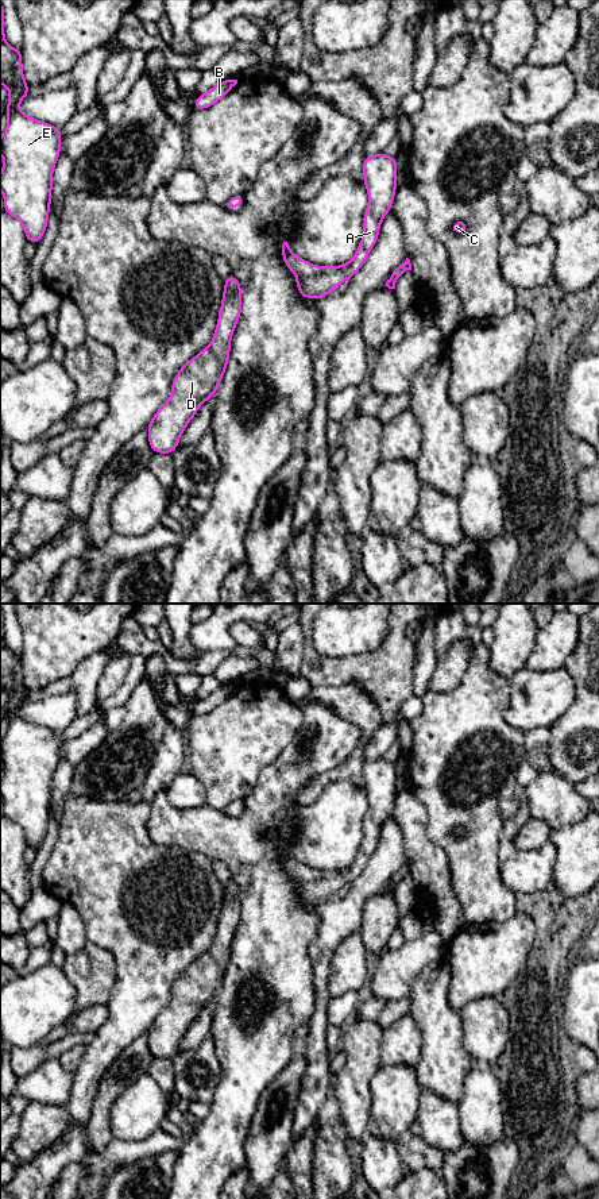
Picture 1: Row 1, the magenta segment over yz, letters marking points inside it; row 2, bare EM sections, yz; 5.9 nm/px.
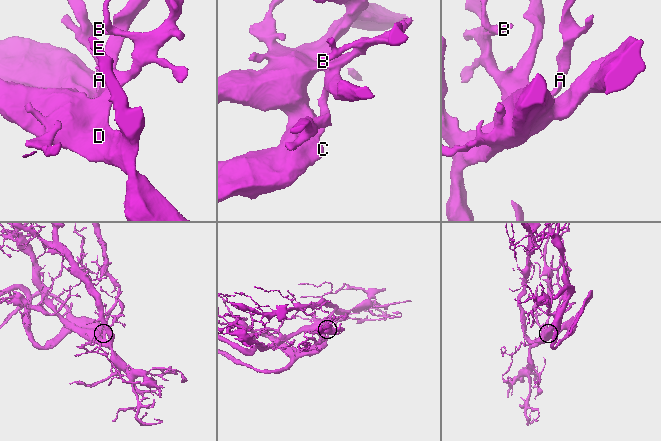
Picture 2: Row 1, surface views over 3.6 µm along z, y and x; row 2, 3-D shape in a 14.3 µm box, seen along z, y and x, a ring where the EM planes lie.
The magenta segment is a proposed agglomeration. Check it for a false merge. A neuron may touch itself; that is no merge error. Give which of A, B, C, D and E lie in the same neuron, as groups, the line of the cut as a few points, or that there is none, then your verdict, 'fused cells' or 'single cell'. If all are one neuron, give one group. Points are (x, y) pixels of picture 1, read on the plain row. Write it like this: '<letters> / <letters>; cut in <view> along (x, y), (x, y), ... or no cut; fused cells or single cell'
A B C D E; no cut; single cell

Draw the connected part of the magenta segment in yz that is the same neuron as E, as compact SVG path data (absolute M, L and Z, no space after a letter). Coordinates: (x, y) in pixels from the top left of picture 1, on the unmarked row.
M0 606L0 689L9 697L4 718L8 730L0 743L4 767L0 795L4 816L23 829L27 847L38 849L47 833L53 775L61 759L62 737L19 714L22 705L30 699L23 681L22 652L11 652L4 636Z

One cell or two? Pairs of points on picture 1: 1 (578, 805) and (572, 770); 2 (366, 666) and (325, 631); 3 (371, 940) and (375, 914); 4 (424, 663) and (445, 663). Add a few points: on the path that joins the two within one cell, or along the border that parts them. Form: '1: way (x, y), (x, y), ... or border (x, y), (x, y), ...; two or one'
1: border (552, 768), (575, 787); two
2: border (383, 643), (374, 650), (347, 656), (321, 655); two
3: way (375, 933), (375, 921); one
4: border (437, 656), (426, 689); two

